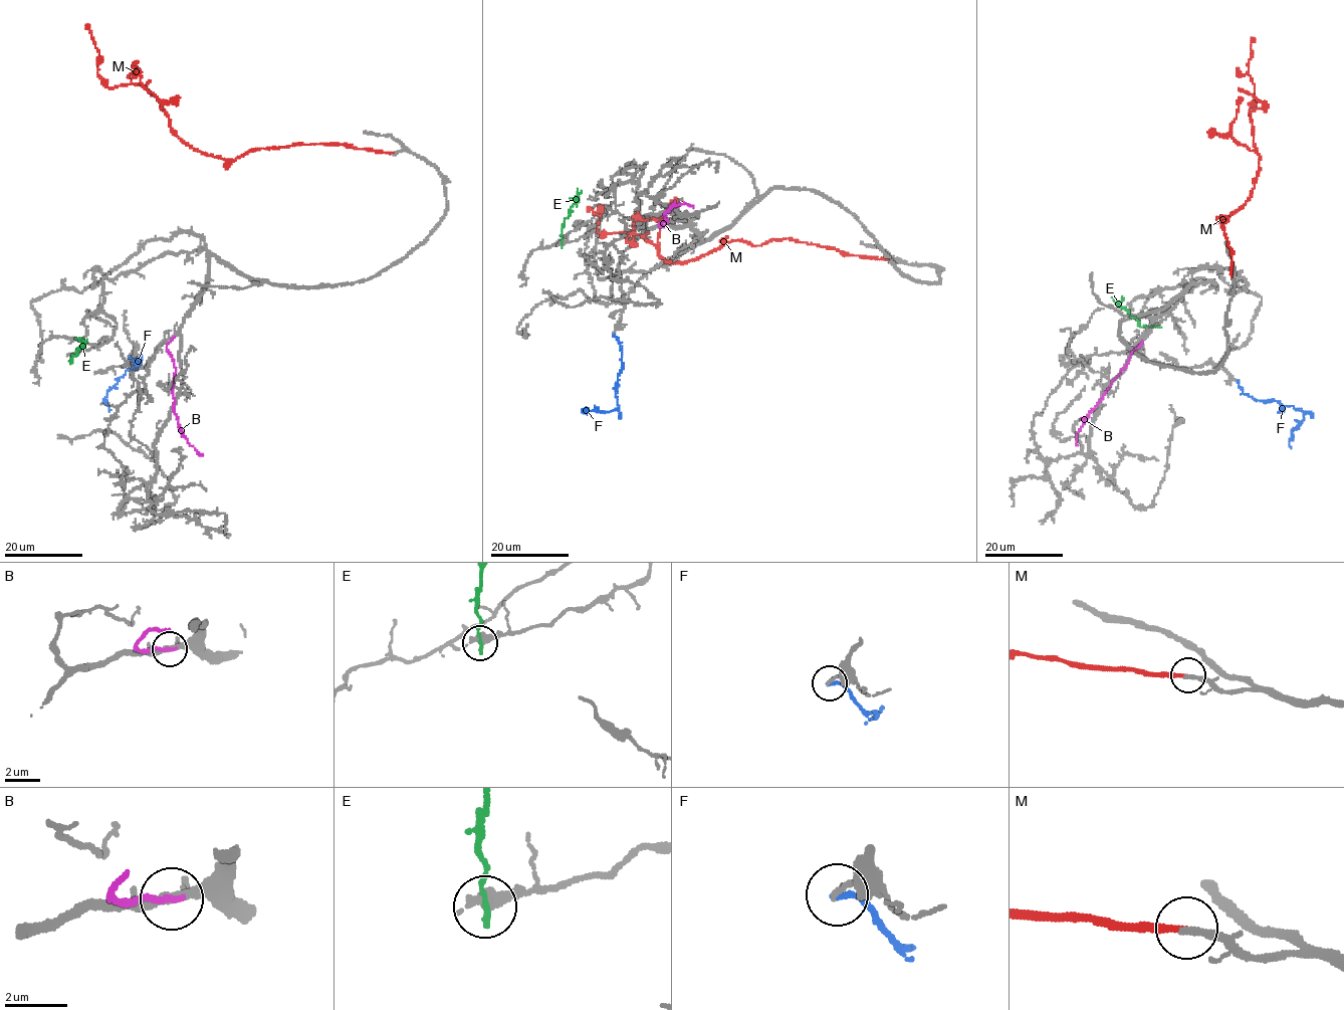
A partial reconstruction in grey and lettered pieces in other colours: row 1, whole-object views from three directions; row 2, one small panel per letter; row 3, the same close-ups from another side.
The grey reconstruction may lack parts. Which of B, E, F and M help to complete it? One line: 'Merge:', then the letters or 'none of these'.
Merge: M

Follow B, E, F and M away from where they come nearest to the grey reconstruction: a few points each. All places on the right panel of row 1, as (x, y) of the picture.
B: (1141, 341), (1080, 428), (1076, 439), (1077, 445)
E: (1157, 327), (1142, 327), (1118, 304), (1121, 295)
F: (1238, 381), (1244, 394), (1256, 400), (1277, 401), (1303, 411), (1304, 420), (1292, 431), (1291, 448)
M: (1232, 276), (1222, 226), (1227, 218), (1221, 217), (1241, 208), (1259, 164), (1249, 116), (1251, 37)

